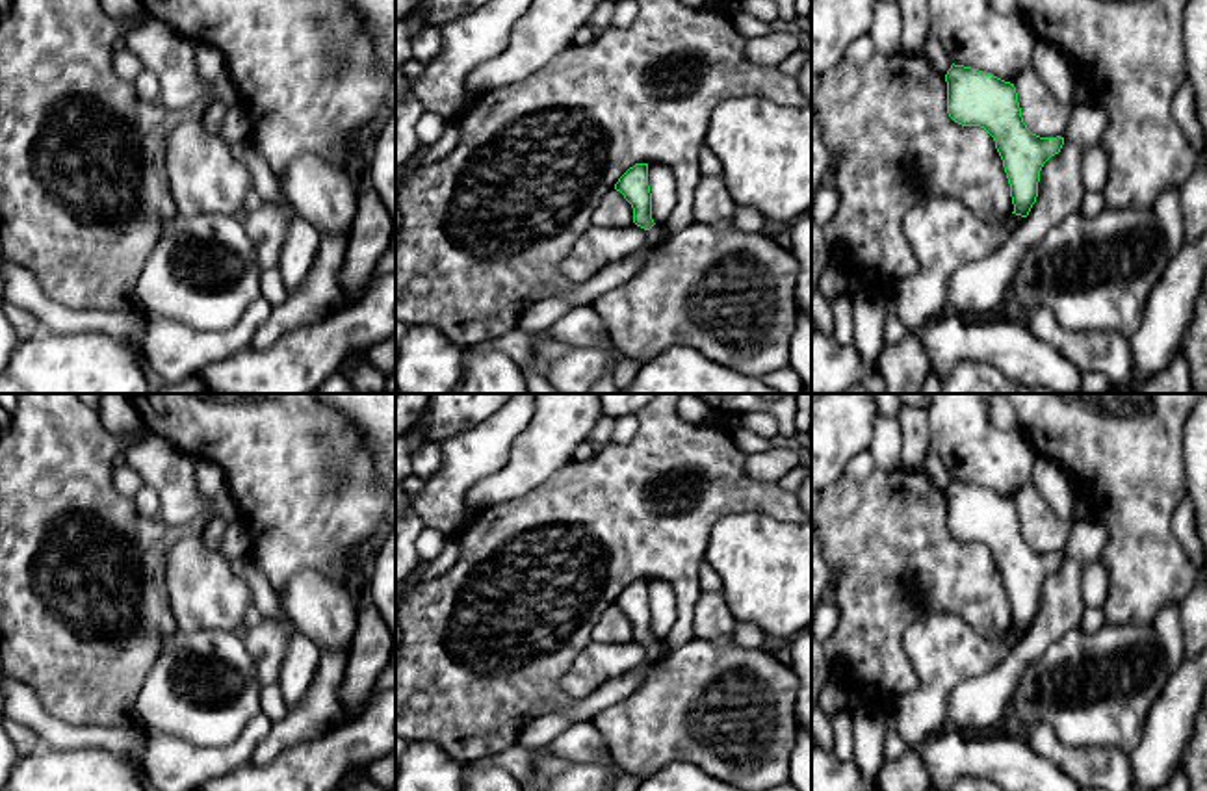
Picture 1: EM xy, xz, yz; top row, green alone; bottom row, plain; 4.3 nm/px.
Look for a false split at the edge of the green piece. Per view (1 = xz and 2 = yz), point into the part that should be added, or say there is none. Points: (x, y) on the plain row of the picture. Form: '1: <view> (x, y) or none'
1: xz (658, 650)
2: none

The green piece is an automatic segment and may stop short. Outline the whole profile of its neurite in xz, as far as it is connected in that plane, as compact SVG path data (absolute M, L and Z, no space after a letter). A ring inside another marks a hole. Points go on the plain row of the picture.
M635 579L615 600L615 605L633 624L633 639L646 646L648 661L657 663L670 654L665 641L655 641L652 635L652 609L648 602L648 579Z

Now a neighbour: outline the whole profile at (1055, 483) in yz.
M1038 457L1031 485L1044 496L1057 516L1066 520L1073 514L1075 481L1068 470L1045 457Z

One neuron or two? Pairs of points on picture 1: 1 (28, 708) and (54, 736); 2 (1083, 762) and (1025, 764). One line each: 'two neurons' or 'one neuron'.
1: one neuron
2: two neurons

